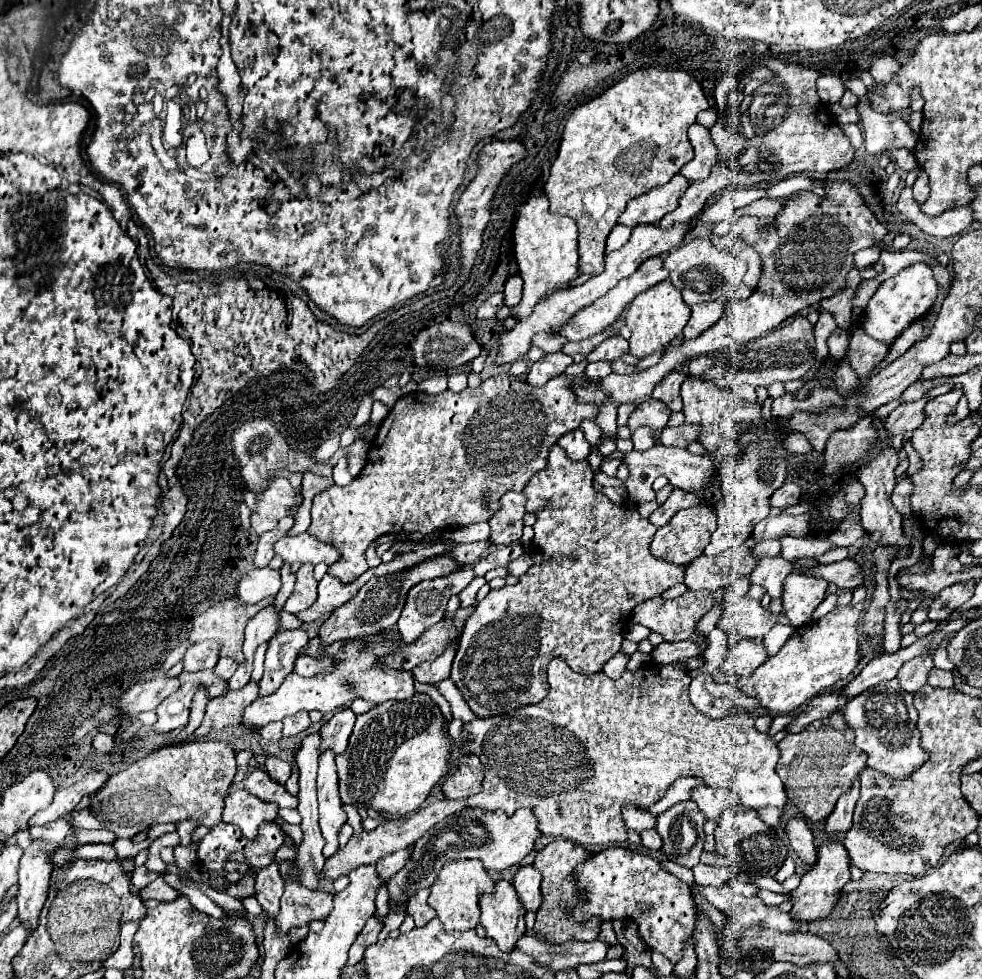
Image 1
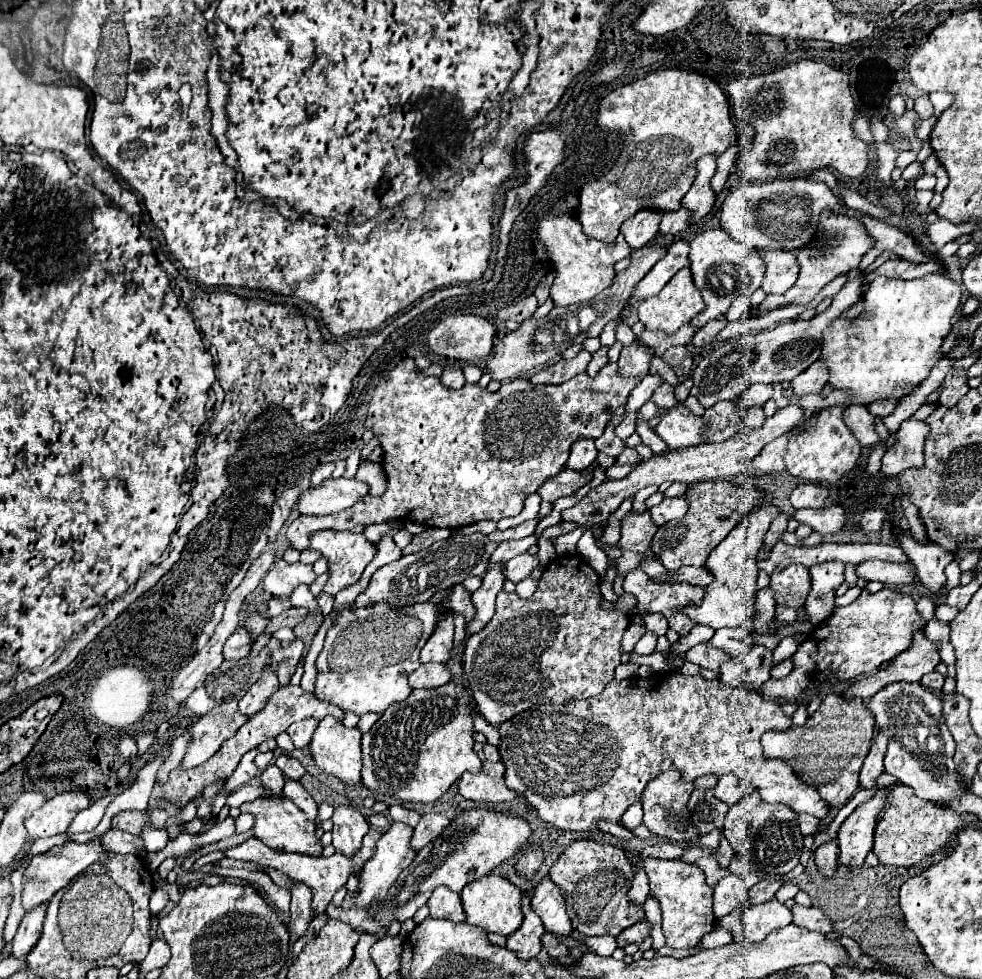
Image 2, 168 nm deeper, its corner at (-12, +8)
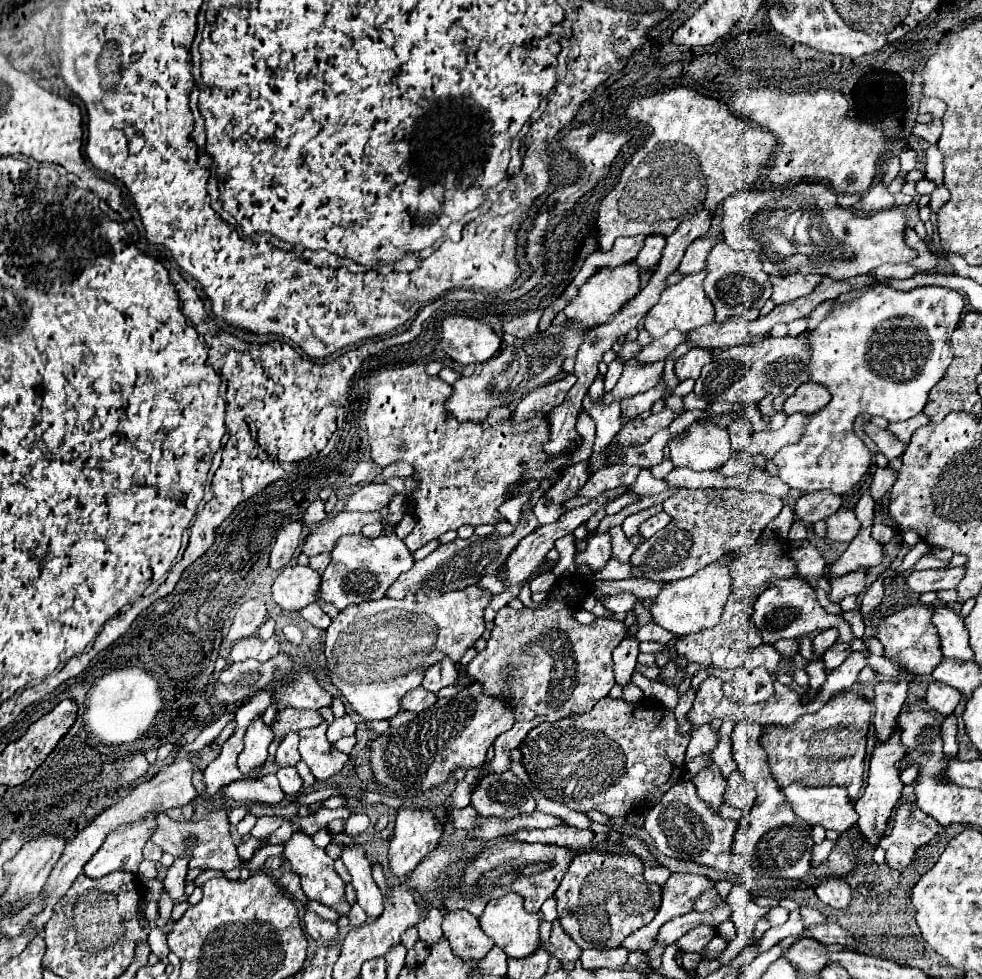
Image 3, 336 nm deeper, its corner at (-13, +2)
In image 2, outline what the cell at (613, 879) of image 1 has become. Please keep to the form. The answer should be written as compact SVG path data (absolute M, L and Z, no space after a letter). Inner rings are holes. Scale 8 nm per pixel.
M643 858L643 870L649 878L649 896L655 898L661 906L663 914L663 934L667 938L667 946L671 948L693 948L699 940L713 930L715 918L711 910L713 888L705 882L703 870L695 864L683 860L659 860L659 858Z

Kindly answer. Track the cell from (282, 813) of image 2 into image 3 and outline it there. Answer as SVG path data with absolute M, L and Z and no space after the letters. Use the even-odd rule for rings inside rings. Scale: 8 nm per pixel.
M296 832L296 834L290 838L290 842L284 844L284 858L290 862L292 870L300 876L300 880L302 880L302 890L304 890L304 894L306 894L310 900L316 900L316 902L320 902L320 904L332 908L332 910L338 912L340 916L348 916L350 904L348 904L346 898L344 898L344 886L346 886L346 884L344 884L344 880L334 872L334 860L328 858L328 854L326 854L322 848L314 846L314 842L312 842L312 838L310 838L308 834Z

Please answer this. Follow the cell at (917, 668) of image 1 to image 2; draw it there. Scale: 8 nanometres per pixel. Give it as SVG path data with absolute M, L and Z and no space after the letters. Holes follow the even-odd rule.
M931 670L929 674L925 674L925 676L921 678L921 684L923 684L925 688L929 688L931 692L939 694L939 692L941 692L941 688L943 688L943 680L945 680L945 676L943 676L943 674L939 674L937 670Z

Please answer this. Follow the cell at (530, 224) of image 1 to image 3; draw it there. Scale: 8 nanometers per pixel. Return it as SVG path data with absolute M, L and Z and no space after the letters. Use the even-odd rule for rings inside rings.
M632 262L616 268L616 270L600 270L598 274L592 276L592 280L588 280L582 288L576 300L572 300L566 306L566 316L580 322L586 328L594 328L600 326L604 322L608 322L608 318L612 314L616 314L628 300L632 300L636 294L640 292L640 276L636 266L632 266Z

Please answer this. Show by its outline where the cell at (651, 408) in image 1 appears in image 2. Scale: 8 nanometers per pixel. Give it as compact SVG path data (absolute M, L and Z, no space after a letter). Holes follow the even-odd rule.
M677 406L659 414L659 424L655 432L667 442L669 448L687 448L705 442L701 438L701 424L699 416L693 416L685 406Z

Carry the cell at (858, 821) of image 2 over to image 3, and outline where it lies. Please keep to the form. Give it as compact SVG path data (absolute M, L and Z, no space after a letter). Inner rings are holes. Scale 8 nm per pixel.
M894 728L892 736L888 742L884 744L876 744L874 746L874 752L872 752L872 758L870 758L870 772L868 772L868 786L864 788L860 800L856 800L856 812L858 812L858 828L860 832L864 834L864 838L868 840L870 846L876 846L878 840L884 836L886 832L886 824L890 820L890 814L892 814L892 808L896 806L896 802L900 800L902 796L902 780L900 780L900 772L898 770L898 762L908 754L908 750L900 744L900 730Z

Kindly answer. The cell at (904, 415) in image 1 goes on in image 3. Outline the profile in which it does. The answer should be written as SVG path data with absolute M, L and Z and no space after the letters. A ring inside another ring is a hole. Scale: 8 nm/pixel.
M878 468L876 474L874 474L874 480L872 480L872 486L870 486L870 496L874 500L880 500L892 488L892 482L896 482L896 474L898 472L892 472L892 470L886 470L886 468Z

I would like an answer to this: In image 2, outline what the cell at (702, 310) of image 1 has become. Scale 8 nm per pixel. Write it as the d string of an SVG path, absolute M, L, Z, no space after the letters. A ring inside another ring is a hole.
M725 314L717 316L715 320L709 320L703 328L699 328L699 330L695 332L695 336L693 336L693 346L703 346L703 344L711 342L711 340L713 340L713 336L715 336L719 330L723 330L723 328L725 328L725 324L727 324Z

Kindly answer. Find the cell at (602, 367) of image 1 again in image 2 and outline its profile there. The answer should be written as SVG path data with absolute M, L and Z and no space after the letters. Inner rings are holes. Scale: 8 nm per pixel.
M637 344L625 346L621 350L621 356L617 360L619 366L619 374L621 376L639 376L643 378L649 372L649 360L651 360L651 352L647 352L647 348L639 348Z

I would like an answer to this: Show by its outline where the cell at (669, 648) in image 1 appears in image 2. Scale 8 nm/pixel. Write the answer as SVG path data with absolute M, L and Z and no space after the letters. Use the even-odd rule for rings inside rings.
M721 628L721 630L715 630L709 642L713 648L729 652L731 656L737 656L739 652L745 652L745 648L755 640L743 628Z

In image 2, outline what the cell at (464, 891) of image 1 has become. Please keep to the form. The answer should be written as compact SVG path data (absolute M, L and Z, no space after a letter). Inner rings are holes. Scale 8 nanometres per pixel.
M487 874L487 876L481 876L479 880L471 880L459 892L459 896L463 902L463 910L465 910L465 922L479 926L487 932L499 932L503 936L509 936L511 932L515 932L515 928L519 928L523 920L521 890L499 874Z

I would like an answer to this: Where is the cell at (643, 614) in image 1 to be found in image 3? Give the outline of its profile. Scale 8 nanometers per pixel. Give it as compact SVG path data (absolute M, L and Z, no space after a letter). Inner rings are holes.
M611 558L602 570L593 572L594 579L623 580L631 576L630 565L621 563L614 558Z

